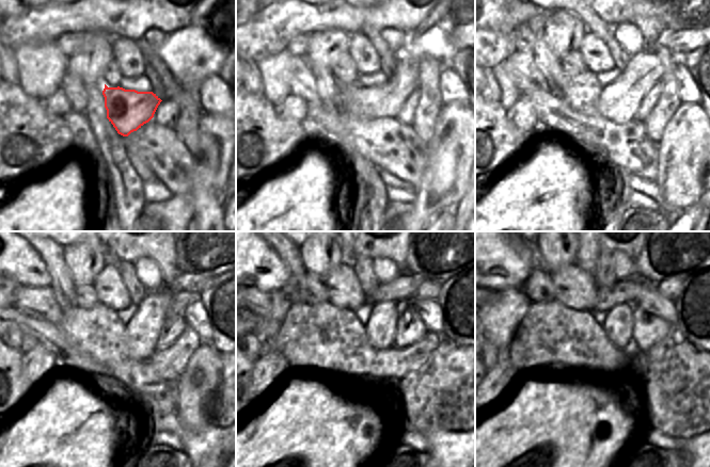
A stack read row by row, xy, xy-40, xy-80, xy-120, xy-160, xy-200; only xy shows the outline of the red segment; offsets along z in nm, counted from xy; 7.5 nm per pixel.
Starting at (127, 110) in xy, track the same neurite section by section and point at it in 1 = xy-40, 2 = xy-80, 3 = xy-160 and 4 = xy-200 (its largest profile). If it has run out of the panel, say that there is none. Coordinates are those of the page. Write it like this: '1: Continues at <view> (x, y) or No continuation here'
1: Continues at xy-40 (385, 100)
2: Continues at xy-80 (619, 100)
3: Continues at xy-160 (381, 326)
4: Continues at xy-200 (619, 322).

